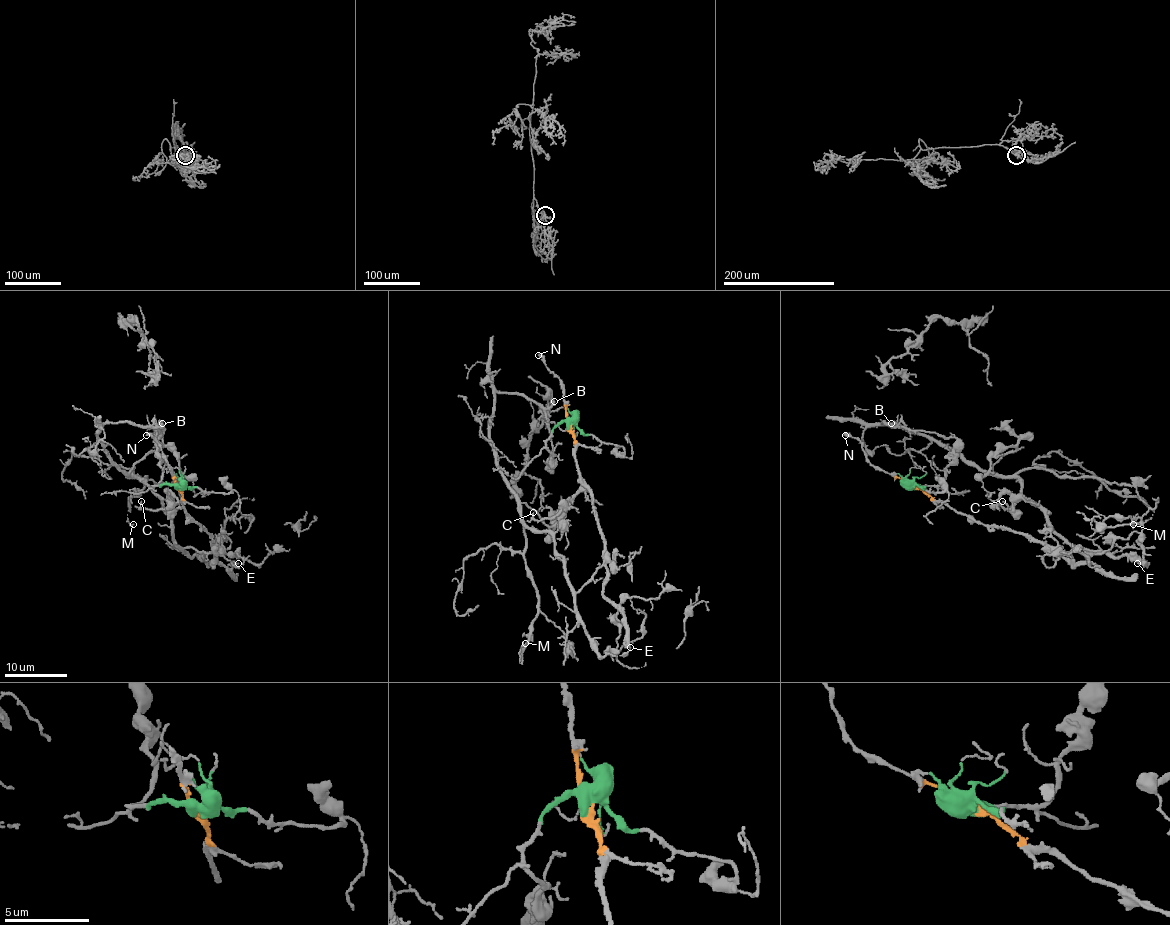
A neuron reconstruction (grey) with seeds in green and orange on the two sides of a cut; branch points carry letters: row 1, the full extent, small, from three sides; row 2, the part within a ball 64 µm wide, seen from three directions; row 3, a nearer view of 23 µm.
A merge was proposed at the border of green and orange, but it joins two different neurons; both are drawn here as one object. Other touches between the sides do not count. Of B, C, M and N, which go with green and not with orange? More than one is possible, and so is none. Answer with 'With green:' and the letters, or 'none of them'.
With green: B, C, M

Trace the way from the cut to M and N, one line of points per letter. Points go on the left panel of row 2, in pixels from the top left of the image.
M: (177, 486), (153, 486), (155, 427), (105, 423), (103, 448), (145, 478), (133, 523)
N: (177, 486), (172, 467), (160, 445), (150, 435), (145, 435)

